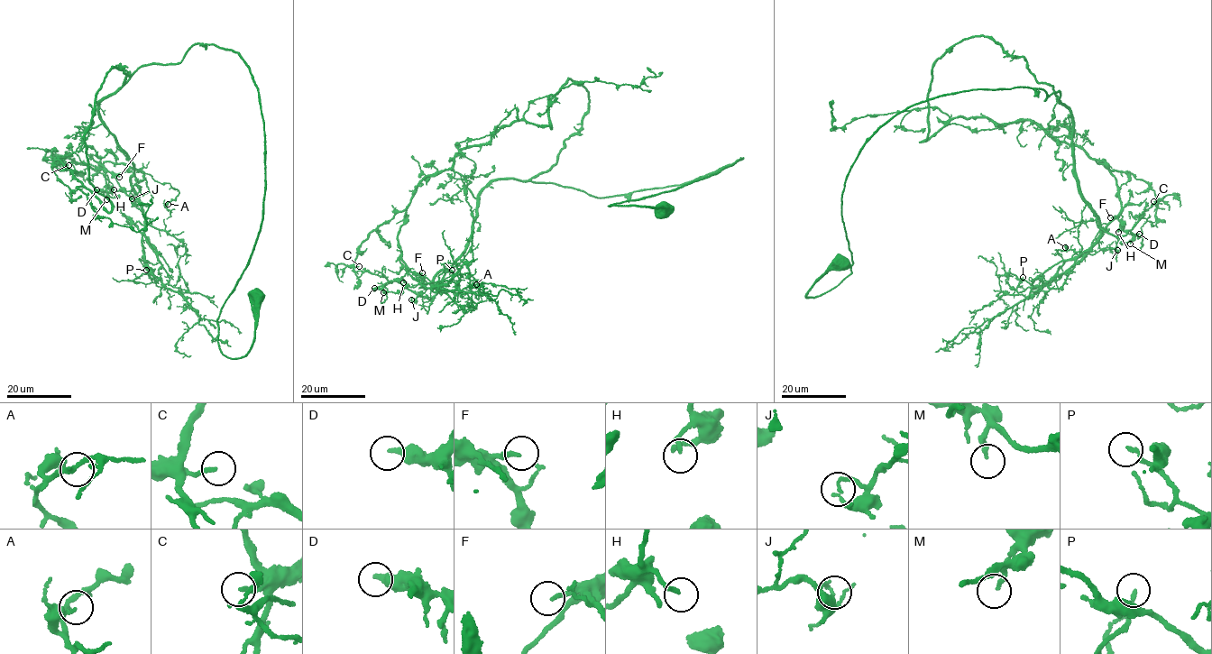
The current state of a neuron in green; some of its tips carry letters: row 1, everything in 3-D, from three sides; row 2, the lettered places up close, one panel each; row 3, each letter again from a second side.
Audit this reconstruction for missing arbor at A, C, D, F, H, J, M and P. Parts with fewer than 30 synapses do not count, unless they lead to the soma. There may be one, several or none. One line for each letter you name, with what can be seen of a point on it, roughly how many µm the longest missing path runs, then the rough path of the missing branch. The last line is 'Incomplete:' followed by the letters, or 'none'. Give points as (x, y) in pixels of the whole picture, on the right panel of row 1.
Incomplete: none

